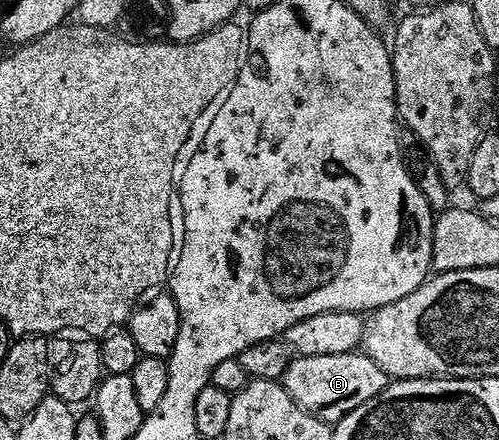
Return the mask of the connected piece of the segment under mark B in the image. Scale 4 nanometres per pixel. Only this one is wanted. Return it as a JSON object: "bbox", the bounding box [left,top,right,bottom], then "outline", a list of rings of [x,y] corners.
{"bbox":[281,353,389,424],"outline":[[[363,353],[296,357],[283,373],[281,384],[302,410],[316,414],[325,423],[338,424],[346,414],[373,400],[389,385],[388,371],[384,367],[382,370],[369,355]]]}

